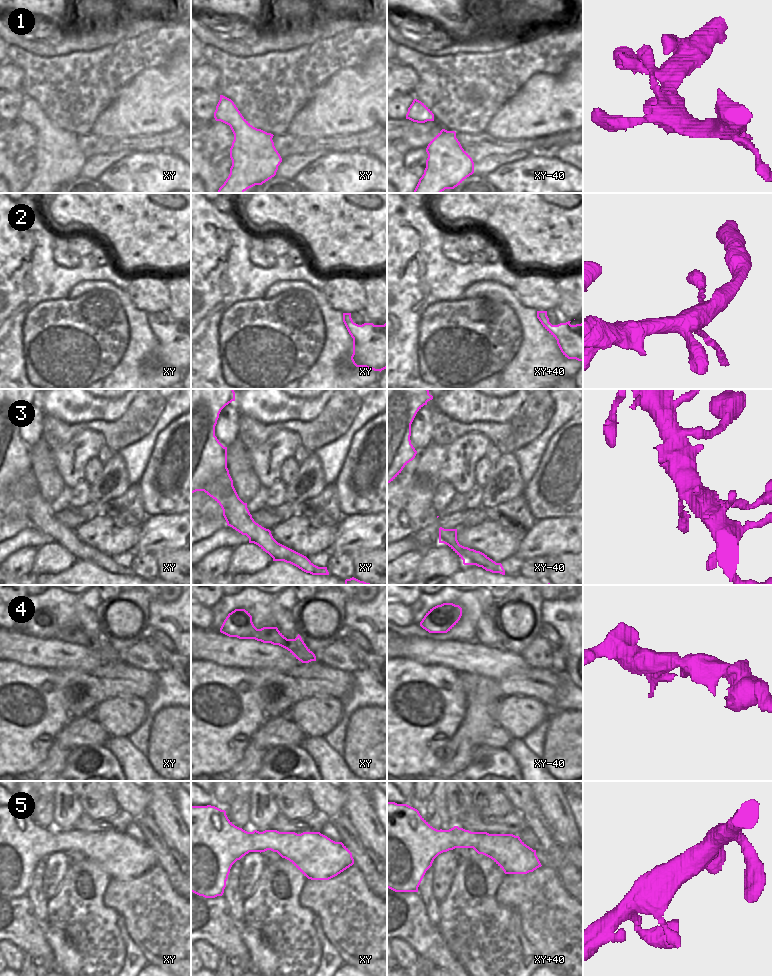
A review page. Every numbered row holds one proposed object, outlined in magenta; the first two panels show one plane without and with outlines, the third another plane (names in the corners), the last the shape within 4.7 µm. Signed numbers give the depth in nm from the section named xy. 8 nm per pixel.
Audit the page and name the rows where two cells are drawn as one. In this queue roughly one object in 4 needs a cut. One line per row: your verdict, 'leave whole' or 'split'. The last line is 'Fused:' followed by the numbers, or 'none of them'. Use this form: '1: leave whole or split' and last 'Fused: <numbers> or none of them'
1: leave whole
2: leave whole
3: leave whole
4: leave whole
5: leave whole
Fused: none of them

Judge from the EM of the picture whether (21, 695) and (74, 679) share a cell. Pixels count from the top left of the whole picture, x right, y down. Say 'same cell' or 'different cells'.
different cells

